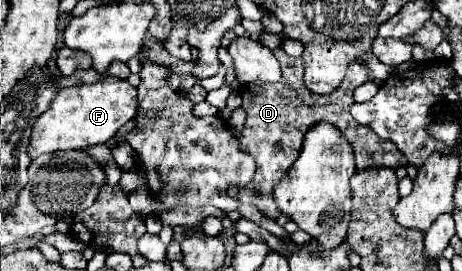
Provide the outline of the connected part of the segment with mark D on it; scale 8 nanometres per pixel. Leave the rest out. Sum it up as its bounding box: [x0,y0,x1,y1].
[238,57,406,217]

